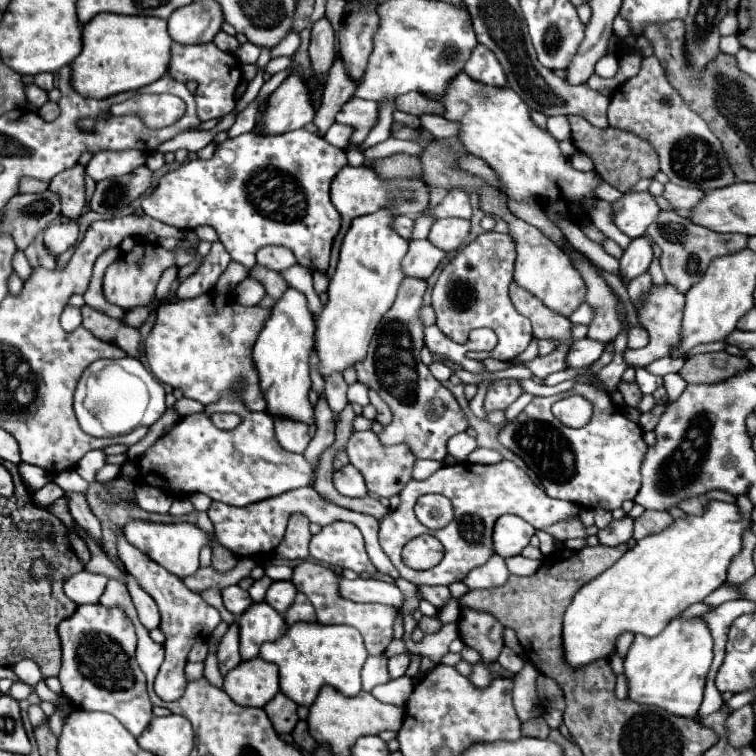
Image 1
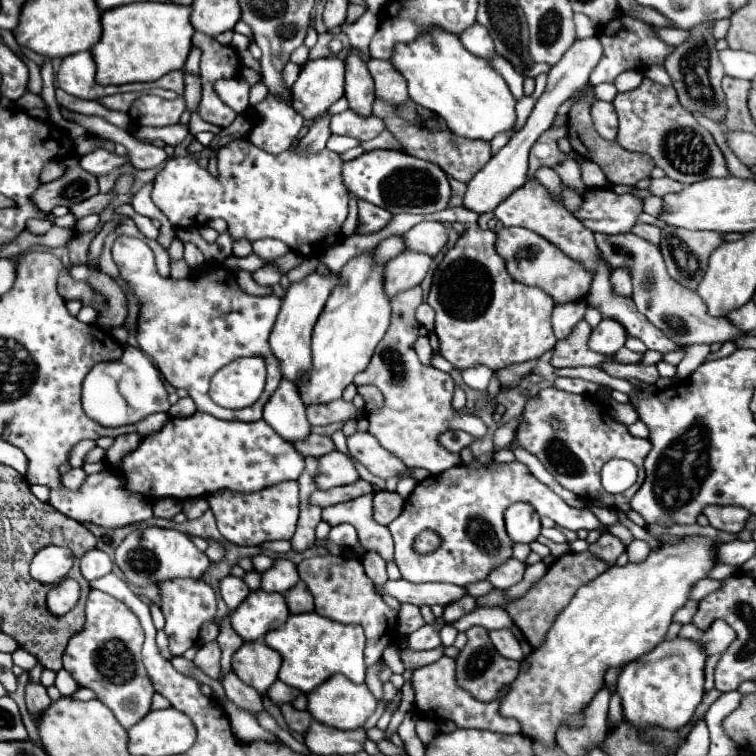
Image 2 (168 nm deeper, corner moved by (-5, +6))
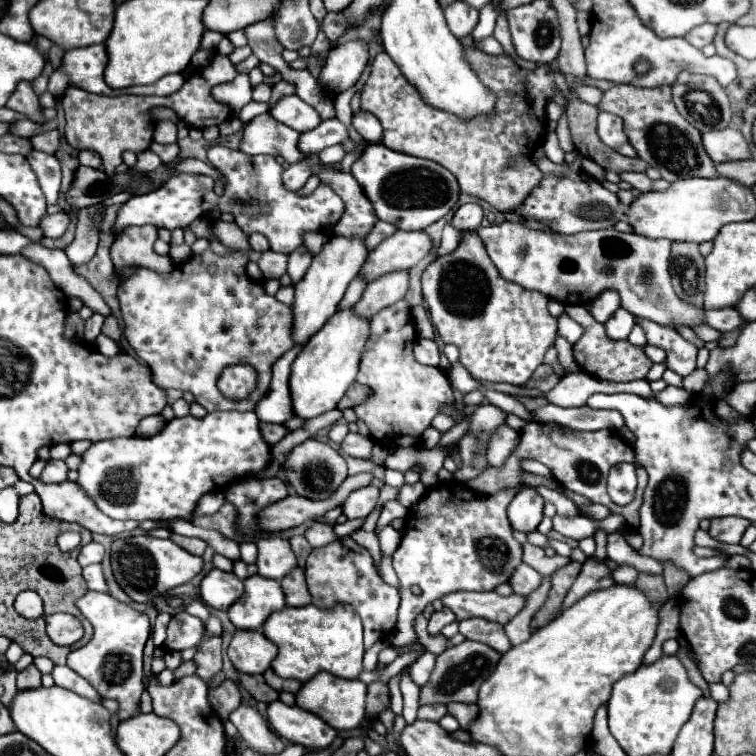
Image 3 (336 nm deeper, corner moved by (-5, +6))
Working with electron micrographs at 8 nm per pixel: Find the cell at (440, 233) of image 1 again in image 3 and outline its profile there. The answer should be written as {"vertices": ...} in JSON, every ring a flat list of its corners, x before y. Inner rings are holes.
{"vertices":[[396,231,392,237,384,239,366,259,360,273,366,281,380,277,382,273,412,269,418,265,432,249,432,239,426,231]]}

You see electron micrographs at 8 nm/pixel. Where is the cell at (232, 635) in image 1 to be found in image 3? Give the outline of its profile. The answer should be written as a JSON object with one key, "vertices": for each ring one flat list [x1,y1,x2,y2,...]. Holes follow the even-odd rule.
{"vertices":[[240,703,230,713,230,721,240,729,244,741,252,745,252,749,256,749,258,753,274,755,284,749,284,743,280,741,280,737,274,731,270,731,268,721,260,715,260,711,254,705]]}

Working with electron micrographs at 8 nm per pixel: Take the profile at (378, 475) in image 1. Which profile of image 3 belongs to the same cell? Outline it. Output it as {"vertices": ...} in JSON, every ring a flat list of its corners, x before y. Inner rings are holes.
{"vertices":[[348,433,346,439,342,441,342,451,352,457,360,457,360,459,370,459,372,447,374,447,374,441,360,433]]}

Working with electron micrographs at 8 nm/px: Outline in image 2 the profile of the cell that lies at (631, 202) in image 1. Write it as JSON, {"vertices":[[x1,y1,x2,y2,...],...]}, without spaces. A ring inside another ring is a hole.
{"vertices":[[588,189,582,197,582,205,578,211,574,211,572,215,584,223,584,227,588,227,594,233,608,233,608,235,616,235,616,233,628,233,632,229,632,225,638,221,638,213,642,211,642,199,624,193,618,195,612,189]]}

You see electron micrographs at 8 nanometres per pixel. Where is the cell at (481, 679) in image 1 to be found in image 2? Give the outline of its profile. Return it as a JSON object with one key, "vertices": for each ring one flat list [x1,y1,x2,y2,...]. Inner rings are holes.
{"vertices":[[482,627,468,629,466,637,468,637,468,641,466,641,466,645,460,649,460,653,456,657,456,685,462,687,464,691,468,691,474,699,490,703,490,701,494,701,498,697,498,693,500,693,500,689,504,685,510,685,516,679,520,663,502,657,496,651,496,647,492,645,492,641,488,639,486,629,482,629]]}

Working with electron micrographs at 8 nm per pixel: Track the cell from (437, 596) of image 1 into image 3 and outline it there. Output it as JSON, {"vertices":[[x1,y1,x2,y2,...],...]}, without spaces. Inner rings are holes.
{"vertices":[[478,617,478,619,464,619,458,623,460,623,460,633,466,639,482,641,488,647,496,649,498,653,506,653,512,647,506,637,504,625,496,625,496,621,484,621,482,617]]}

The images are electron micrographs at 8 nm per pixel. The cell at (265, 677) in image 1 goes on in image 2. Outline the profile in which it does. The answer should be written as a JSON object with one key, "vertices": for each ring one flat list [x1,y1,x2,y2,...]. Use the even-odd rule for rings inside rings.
{"vertices":[[258,641,242,643,242,647,232,655,232,667,238,679,252,685,262,695,276,681,280,663,280,653]]}

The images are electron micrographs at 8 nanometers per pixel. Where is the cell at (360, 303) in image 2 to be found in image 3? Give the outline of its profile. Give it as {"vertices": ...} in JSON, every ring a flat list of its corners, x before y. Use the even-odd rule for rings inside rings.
{"vertices":[[338,309,324,327,304,345,292,363,290,373,290,393,294,413,304,419,318,417,330,409,336,409,338,401,344,397,348,387,356,381,360,367,360,357,366,351,370,333,370,319,362,319,352,309]]}

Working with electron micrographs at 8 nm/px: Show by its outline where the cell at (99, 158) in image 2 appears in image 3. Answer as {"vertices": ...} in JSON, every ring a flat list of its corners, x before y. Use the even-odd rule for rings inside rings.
{"vertices":[[80,151,80,163,86,167,92,167,92,169,100,169,100,165,102,165,100,155,94,151]]}

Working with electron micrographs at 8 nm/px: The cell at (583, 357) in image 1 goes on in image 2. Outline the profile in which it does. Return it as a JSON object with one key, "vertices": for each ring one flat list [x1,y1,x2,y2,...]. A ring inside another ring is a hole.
{"vertices":[[602,319,600,325,592,331,590,345,598,353,614,355,620,347,624,347,626,337,628,337,628,333,626,333,626,329,618,321,614,321,614,319]]}

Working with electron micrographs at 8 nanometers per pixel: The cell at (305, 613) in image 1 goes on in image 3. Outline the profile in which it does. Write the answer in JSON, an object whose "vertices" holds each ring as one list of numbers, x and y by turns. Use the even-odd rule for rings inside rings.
{"vertices":[[298,567,294,569,288,577,284,577,280,581,280,587,286,595,286,605,290,607,304,607,304,605,310,605,310,593,308,593,308,587,306,587,306,581,304,581,304,571]]}

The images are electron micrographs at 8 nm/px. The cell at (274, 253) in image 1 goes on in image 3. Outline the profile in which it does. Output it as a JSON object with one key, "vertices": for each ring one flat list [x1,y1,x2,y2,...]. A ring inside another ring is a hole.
{"vertices":[[252,233,248,241,250,241,250,247,252,247,254,251,260,251,260,253,264,253,264,251,268,251,268,249,270,249,270,245,268,245,268,239,266,239,264,235,260,235,260,233]]}

